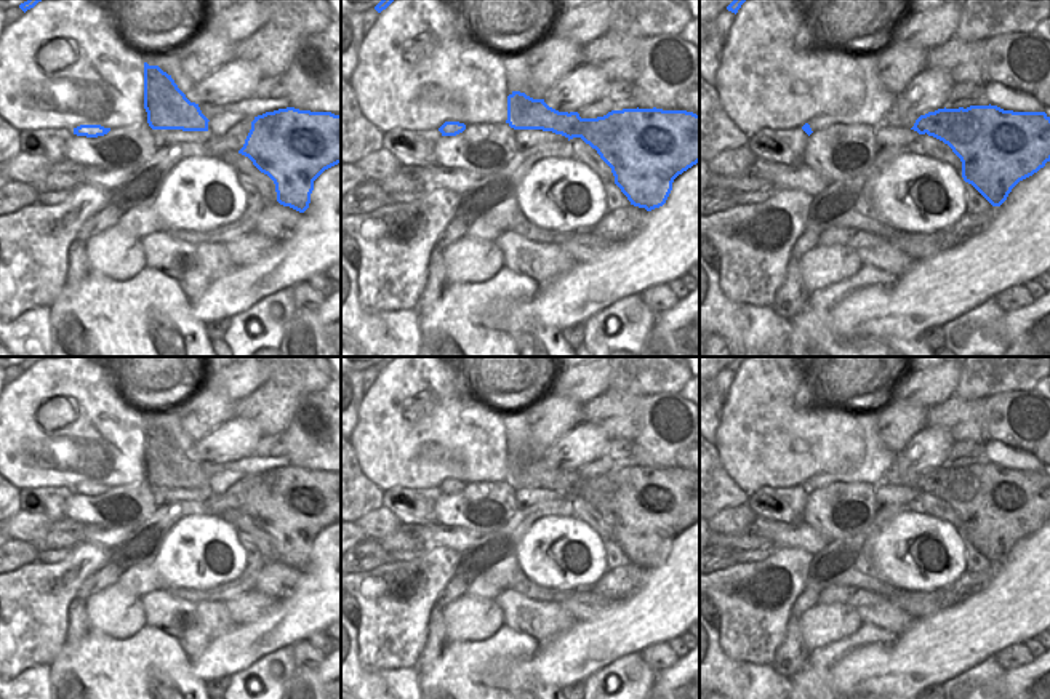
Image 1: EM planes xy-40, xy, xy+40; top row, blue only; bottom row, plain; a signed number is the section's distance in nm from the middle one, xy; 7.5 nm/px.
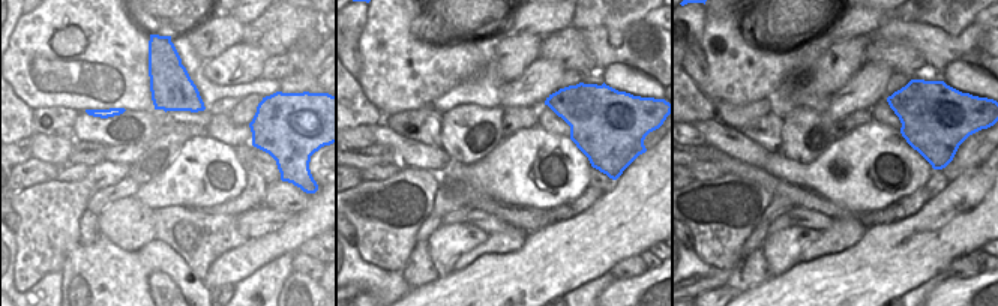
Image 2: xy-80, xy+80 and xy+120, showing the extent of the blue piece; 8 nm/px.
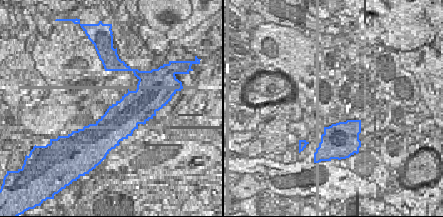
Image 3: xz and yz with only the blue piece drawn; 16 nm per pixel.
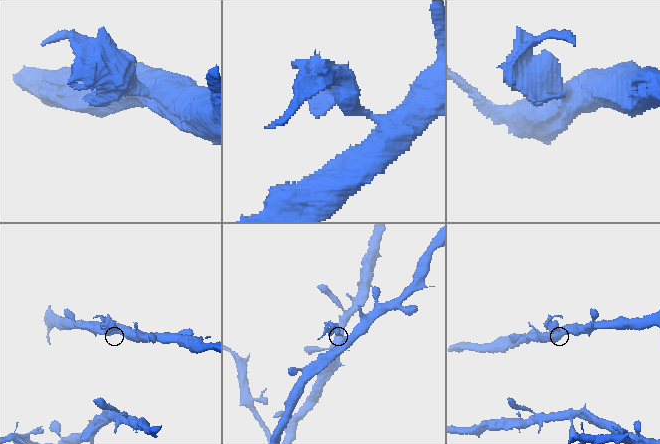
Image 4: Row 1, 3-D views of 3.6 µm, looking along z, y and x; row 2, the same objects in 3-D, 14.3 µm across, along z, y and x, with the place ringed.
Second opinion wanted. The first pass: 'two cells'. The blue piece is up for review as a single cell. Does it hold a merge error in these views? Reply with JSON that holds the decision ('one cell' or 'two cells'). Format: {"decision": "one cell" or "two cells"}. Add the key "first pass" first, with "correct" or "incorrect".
{"first pass": "correct", "decision": "two cells"}

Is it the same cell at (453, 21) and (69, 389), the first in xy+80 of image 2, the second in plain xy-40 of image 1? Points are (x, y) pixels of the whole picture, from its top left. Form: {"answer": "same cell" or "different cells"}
{"answer": "different cells"}

